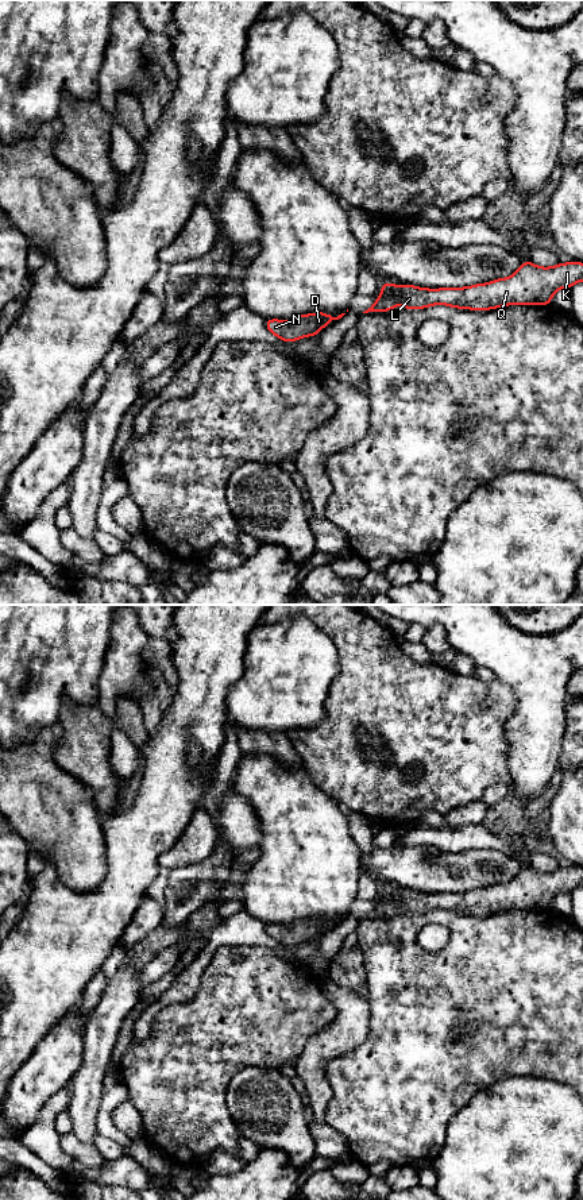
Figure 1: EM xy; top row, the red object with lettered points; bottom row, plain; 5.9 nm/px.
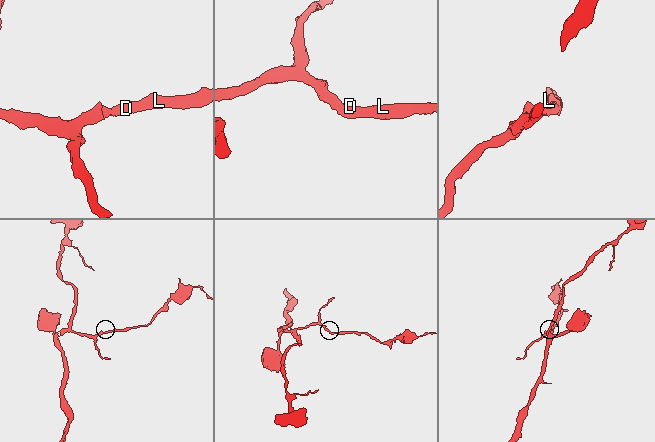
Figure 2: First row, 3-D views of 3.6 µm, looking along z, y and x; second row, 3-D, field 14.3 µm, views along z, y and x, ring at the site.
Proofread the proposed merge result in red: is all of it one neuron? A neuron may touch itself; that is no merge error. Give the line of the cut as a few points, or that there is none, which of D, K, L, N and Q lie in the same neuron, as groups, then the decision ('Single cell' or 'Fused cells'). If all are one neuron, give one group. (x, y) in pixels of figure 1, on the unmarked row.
No split. Groups: D K L N Q. Single cell

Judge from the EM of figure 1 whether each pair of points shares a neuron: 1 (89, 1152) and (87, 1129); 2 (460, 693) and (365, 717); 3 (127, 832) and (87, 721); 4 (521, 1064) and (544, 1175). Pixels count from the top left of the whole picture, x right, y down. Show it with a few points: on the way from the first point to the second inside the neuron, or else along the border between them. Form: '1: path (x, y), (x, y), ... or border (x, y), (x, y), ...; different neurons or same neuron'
1: border (73, 1131), (81, 1141), (93, 1145); different neurons
2: path (436, 713), (389, 714); same neuron
3: border (136, 783), (134, 798), (126, 807), (100, 813); different neurons
4: border (555, 1080), (533, 1076), (509, 1076), (493, 1084); different neurons

